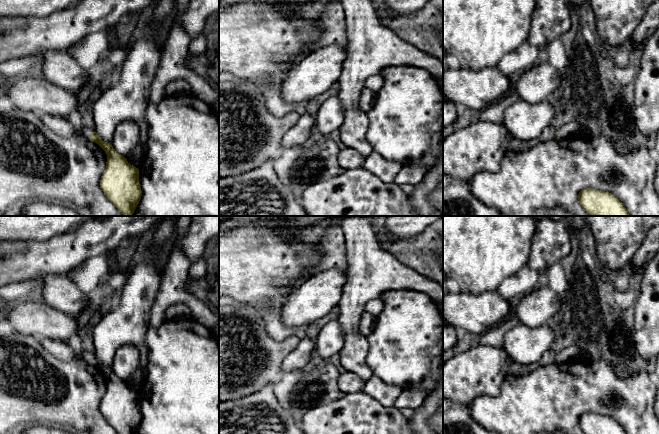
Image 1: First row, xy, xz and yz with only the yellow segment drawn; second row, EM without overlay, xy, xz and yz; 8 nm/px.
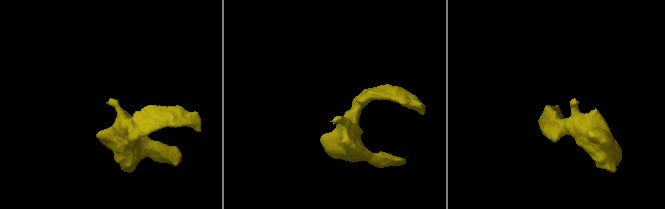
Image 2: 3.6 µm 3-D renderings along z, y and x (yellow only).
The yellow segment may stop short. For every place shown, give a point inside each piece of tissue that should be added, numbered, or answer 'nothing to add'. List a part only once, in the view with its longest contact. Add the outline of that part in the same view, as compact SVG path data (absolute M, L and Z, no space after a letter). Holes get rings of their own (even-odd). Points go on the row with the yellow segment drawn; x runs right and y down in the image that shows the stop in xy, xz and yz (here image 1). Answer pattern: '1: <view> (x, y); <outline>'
1: xy (86, 131); M83 126L82 128L82 136L88 140L90 140L91 135L95 132L94 129L89 128L89 127L85 127Z

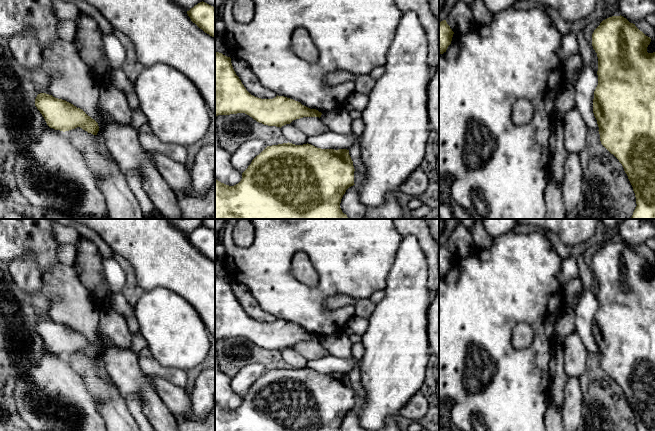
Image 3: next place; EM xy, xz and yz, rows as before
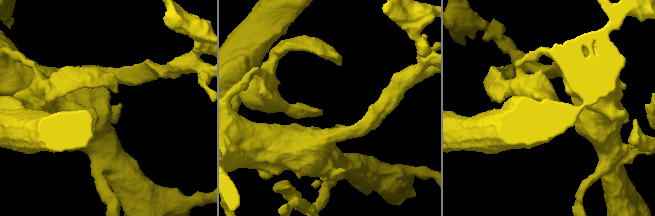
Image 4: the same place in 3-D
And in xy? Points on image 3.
nothing to add

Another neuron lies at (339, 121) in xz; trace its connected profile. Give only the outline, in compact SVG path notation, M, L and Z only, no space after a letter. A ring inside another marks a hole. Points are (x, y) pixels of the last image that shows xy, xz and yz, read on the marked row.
M341 108L335 111L325 112L320 118L330 131L350 135L353 138L353 143L360 144L359 136L354 135L352 132L353 119L350 117L348 111Z

